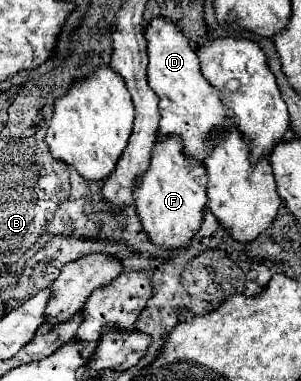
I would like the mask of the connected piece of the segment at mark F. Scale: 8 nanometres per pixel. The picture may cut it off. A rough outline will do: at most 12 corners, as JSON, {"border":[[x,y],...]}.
{"border":[[157,138],[133,196],[143,232],[187,250],[207,206],[205,166]]}

